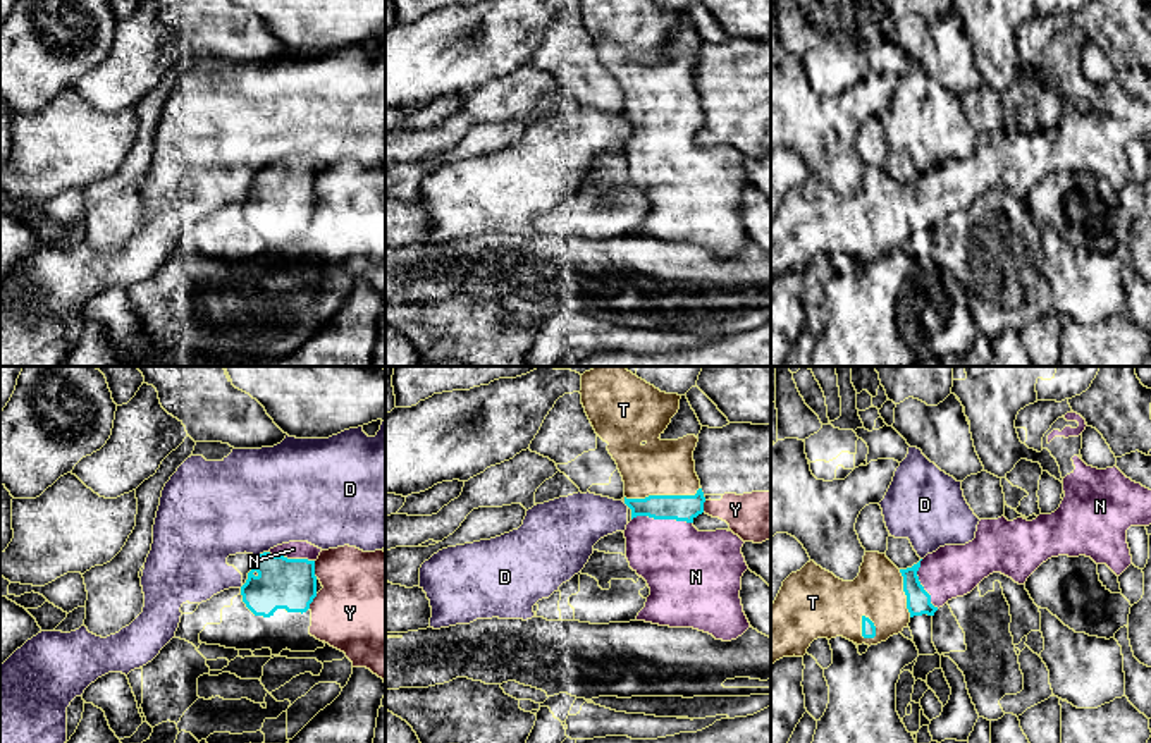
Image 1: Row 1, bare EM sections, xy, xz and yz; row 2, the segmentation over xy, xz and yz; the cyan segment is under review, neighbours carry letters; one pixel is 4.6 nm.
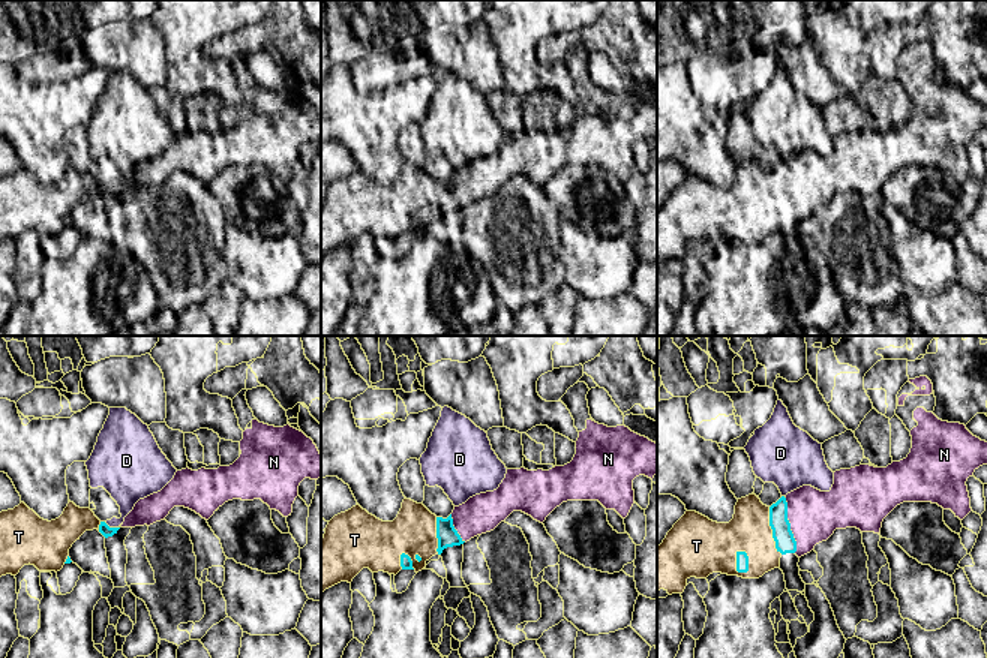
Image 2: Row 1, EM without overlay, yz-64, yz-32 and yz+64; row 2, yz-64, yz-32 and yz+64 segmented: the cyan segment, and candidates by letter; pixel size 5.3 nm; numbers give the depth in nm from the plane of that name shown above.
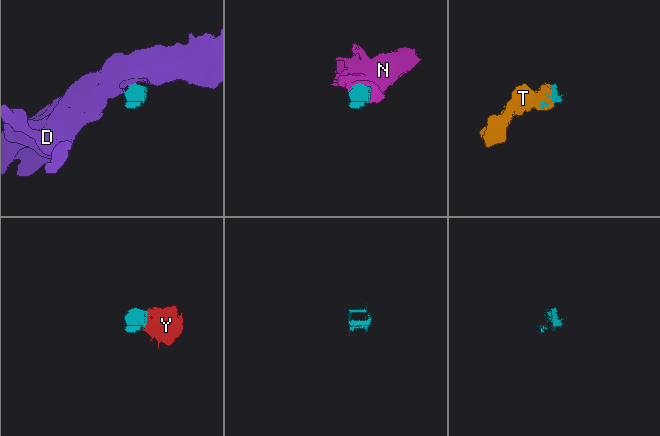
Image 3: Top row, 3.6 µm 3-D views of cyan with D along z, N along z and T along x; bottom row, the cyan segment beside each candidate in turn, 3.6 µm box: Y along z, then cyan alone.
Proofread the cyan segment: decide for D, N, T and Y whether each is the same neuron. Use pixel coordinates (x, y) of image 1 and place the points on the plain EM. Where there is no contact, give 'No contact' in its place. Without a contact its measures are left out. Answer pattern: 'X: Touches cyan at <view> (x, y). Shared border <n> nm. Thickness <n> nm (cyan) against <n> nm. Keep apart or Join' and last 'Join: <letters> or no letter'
D: Touches cyan at xy (264, 167). Shared border 50 nm. Thickness 240 nm (cyan) against 480 nm. Keep apart
N: Touches cyan at xz (663, 133). Shared border 280 nm. Thickness 130 nm (cyan) against 360 nm. Join
T: Touches cyan at xz (663, 110). Shared border 360 nm. Thickness 130 nm (cyan) against 260 nm. Join
Y: Touches cyan at xy (313, 184). Shared border 80 nm. Thickness 240 nm (cyan) against 380 nm. Keep apart
Join: N, T

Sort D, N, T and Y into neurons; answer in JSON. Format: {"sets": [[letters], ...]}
{"sets": [["D"], ["N", "T"], ["Y"]]}

